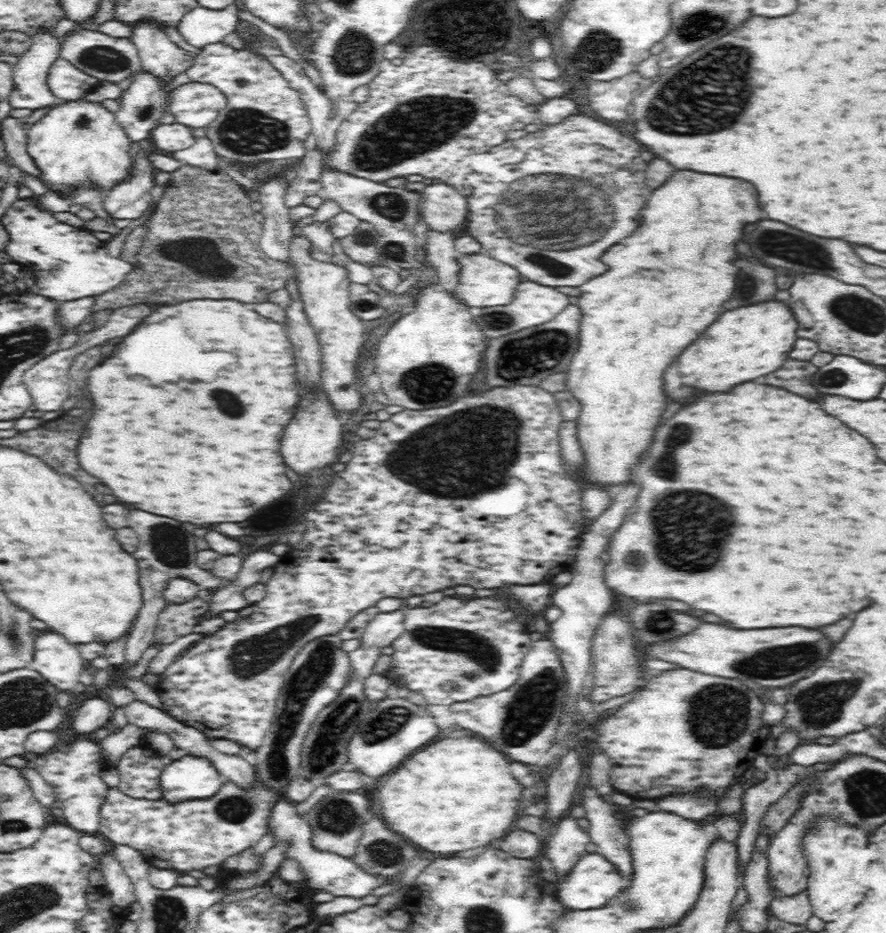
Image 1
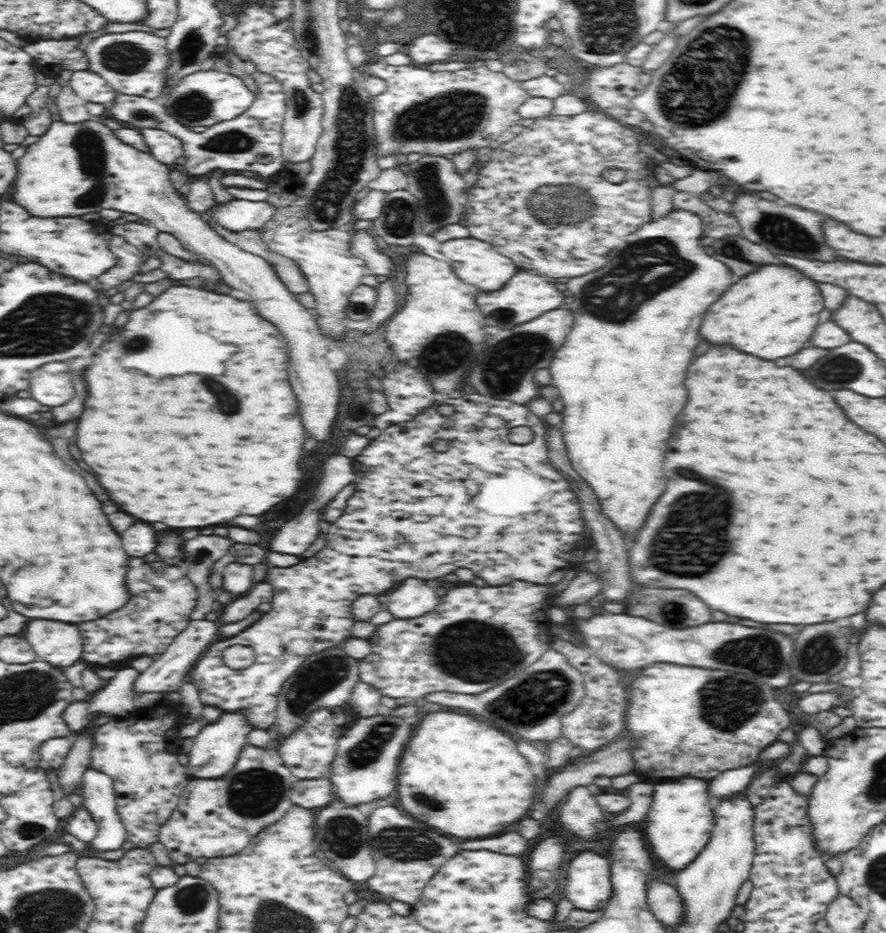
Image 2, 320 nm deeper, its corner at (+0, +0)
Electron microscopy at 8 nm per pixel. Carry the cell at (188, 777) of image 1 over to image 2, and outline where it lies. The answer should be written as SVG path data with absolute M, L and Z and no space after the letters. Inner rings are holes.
M222 714L216 722L205 723L198 736L192 738L188 752L187 775L192 779L216 780L226 776L238 760L241 750L246 746L246 737L252 732L252 727L245 722L243 716Z

